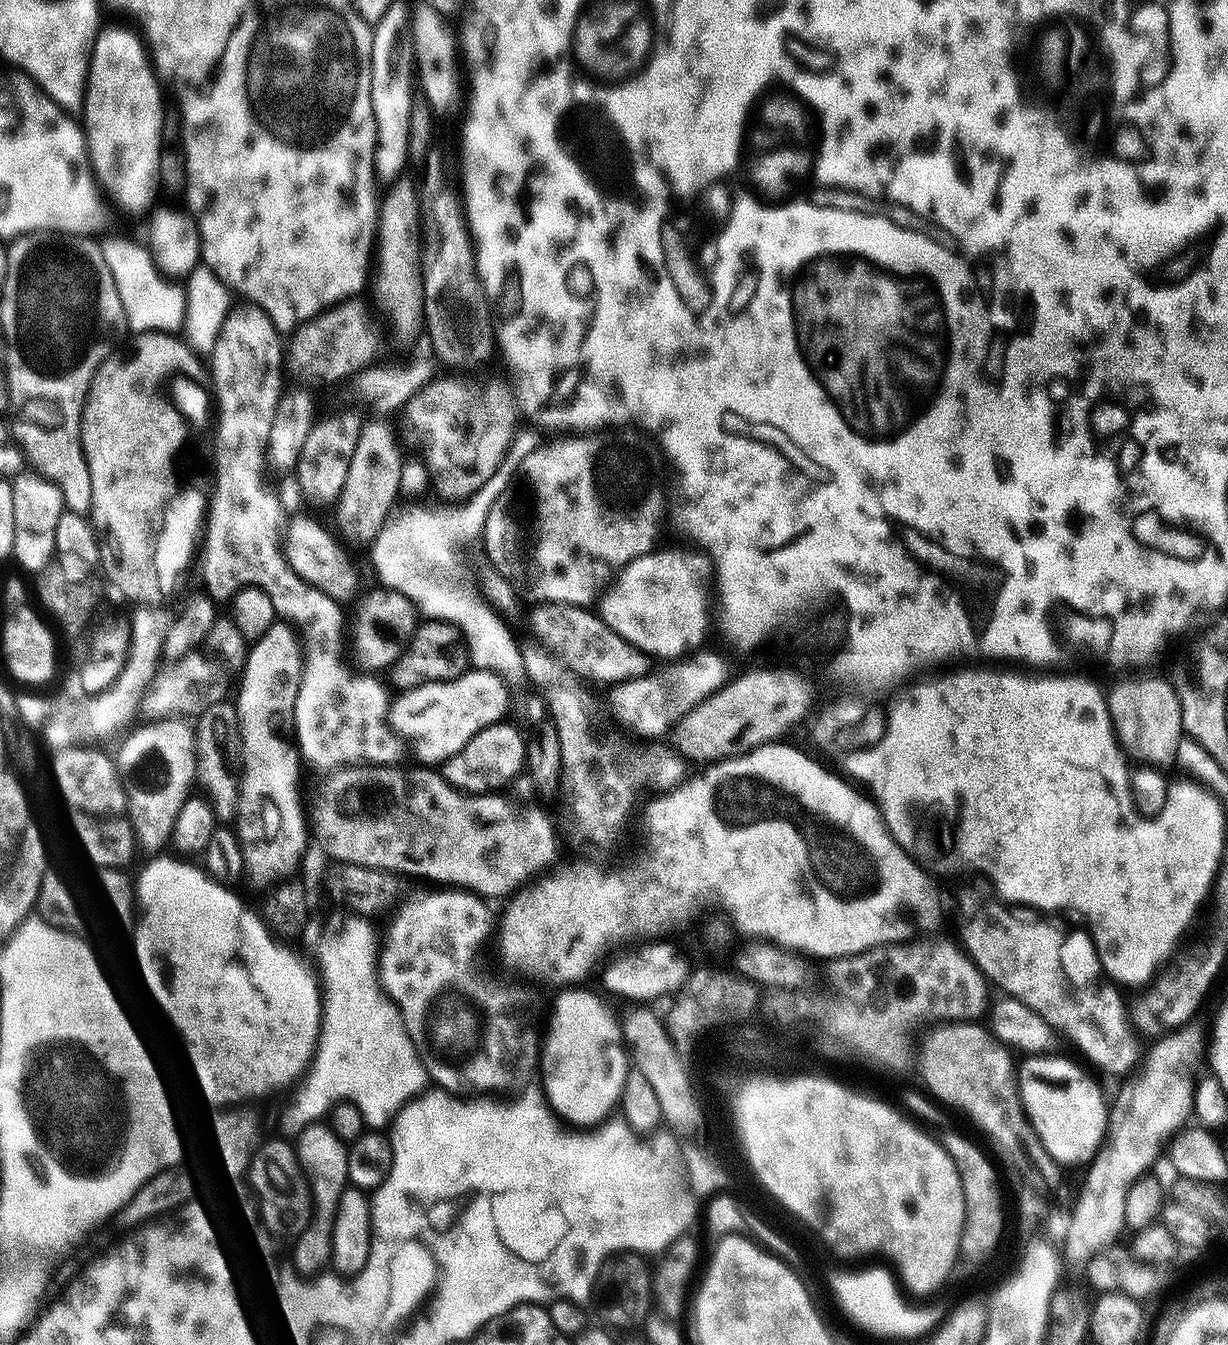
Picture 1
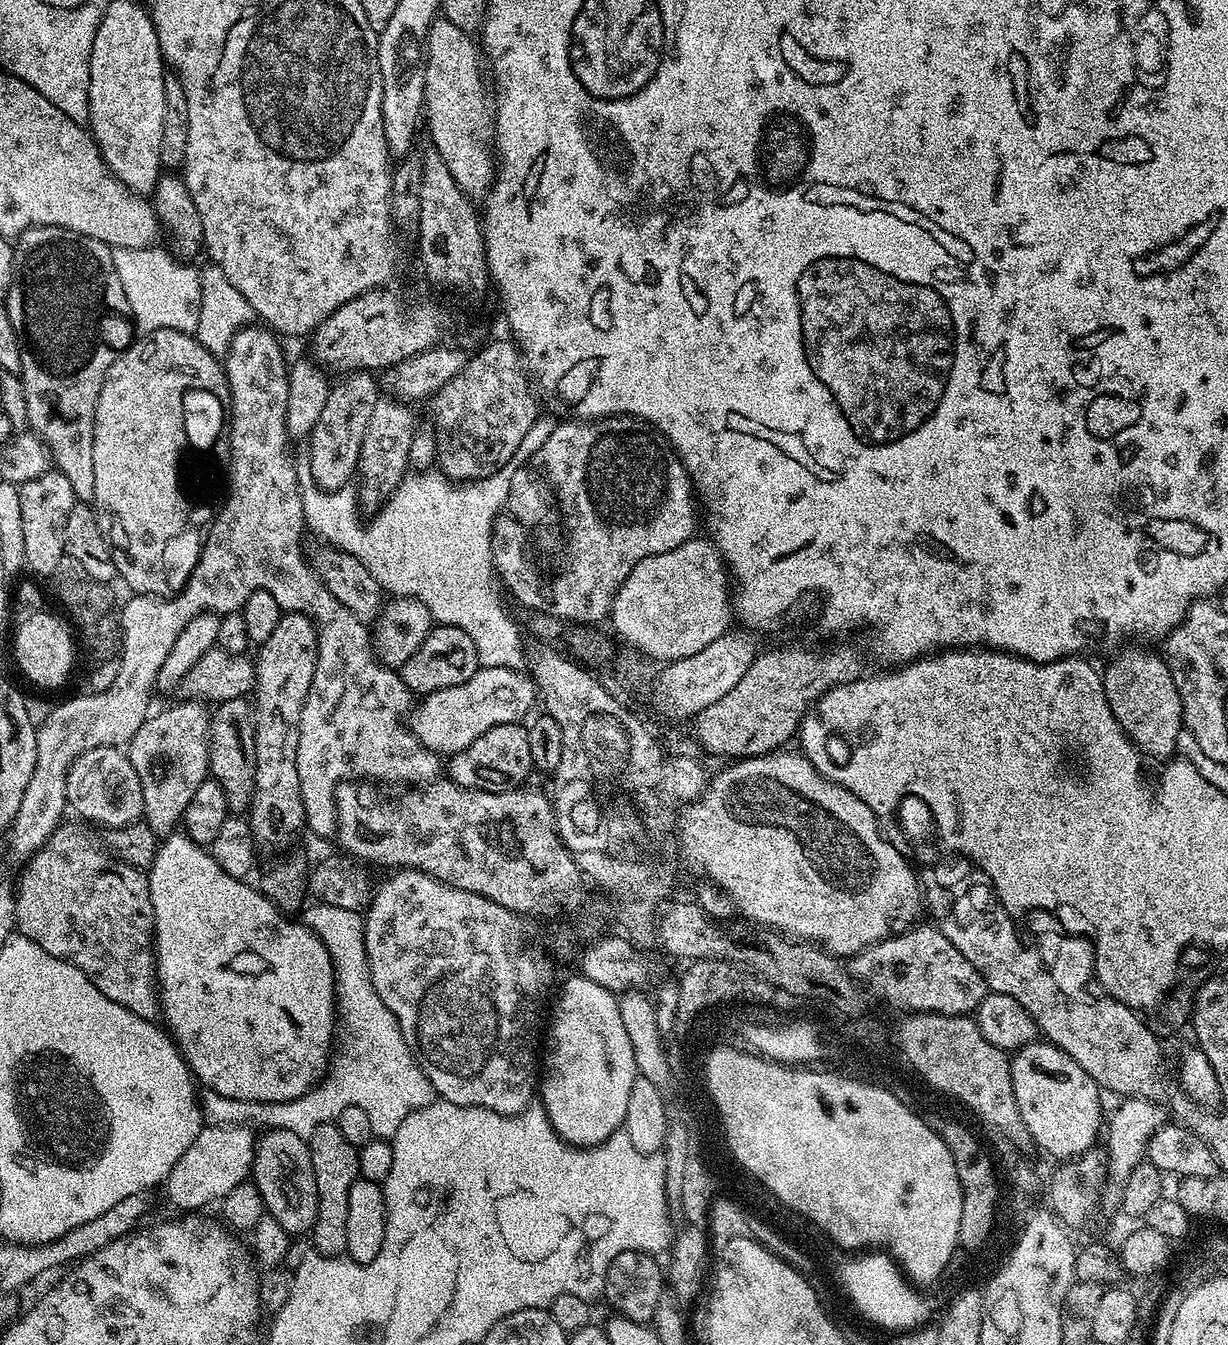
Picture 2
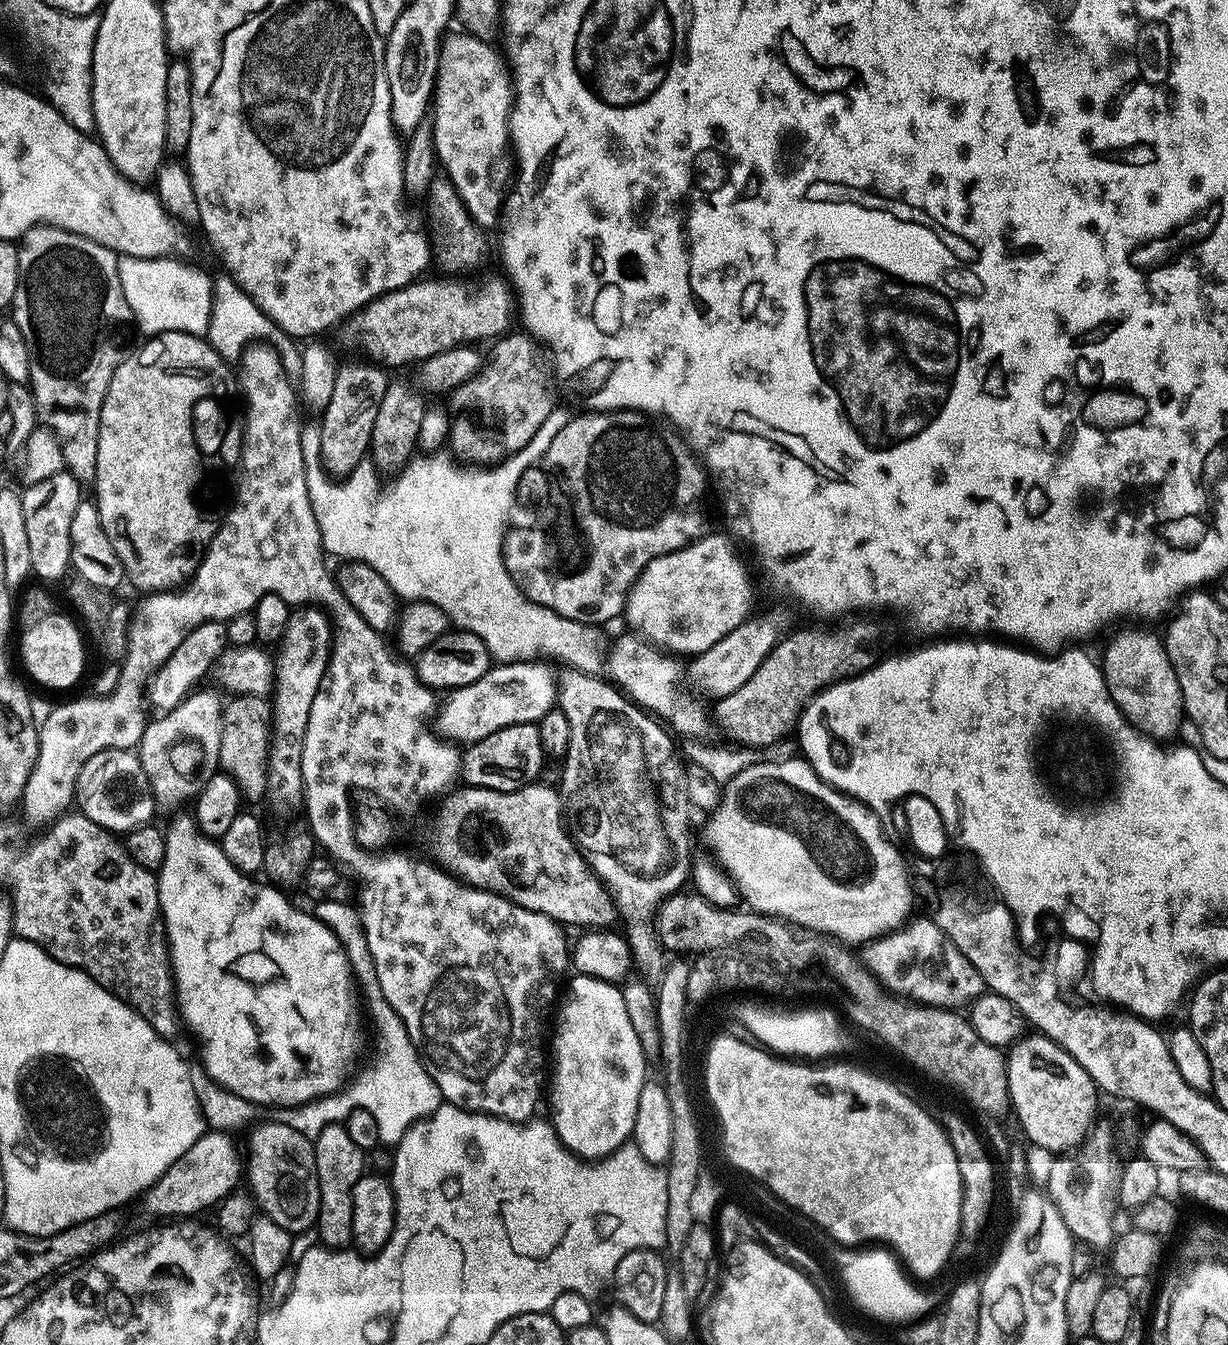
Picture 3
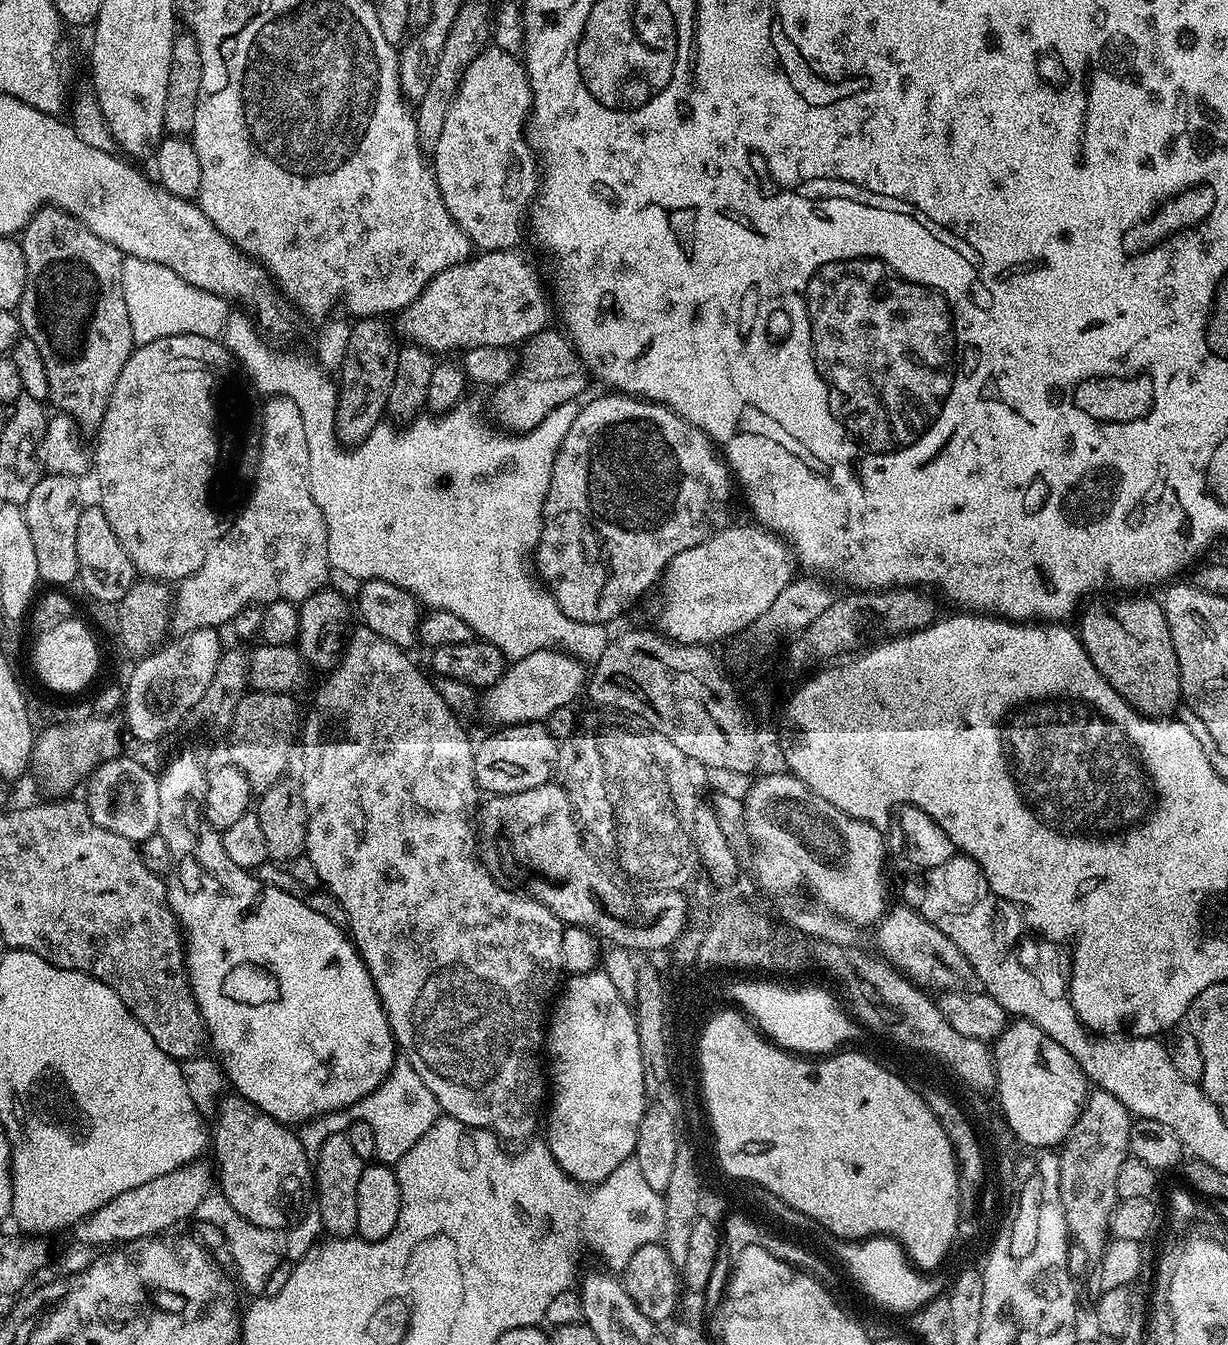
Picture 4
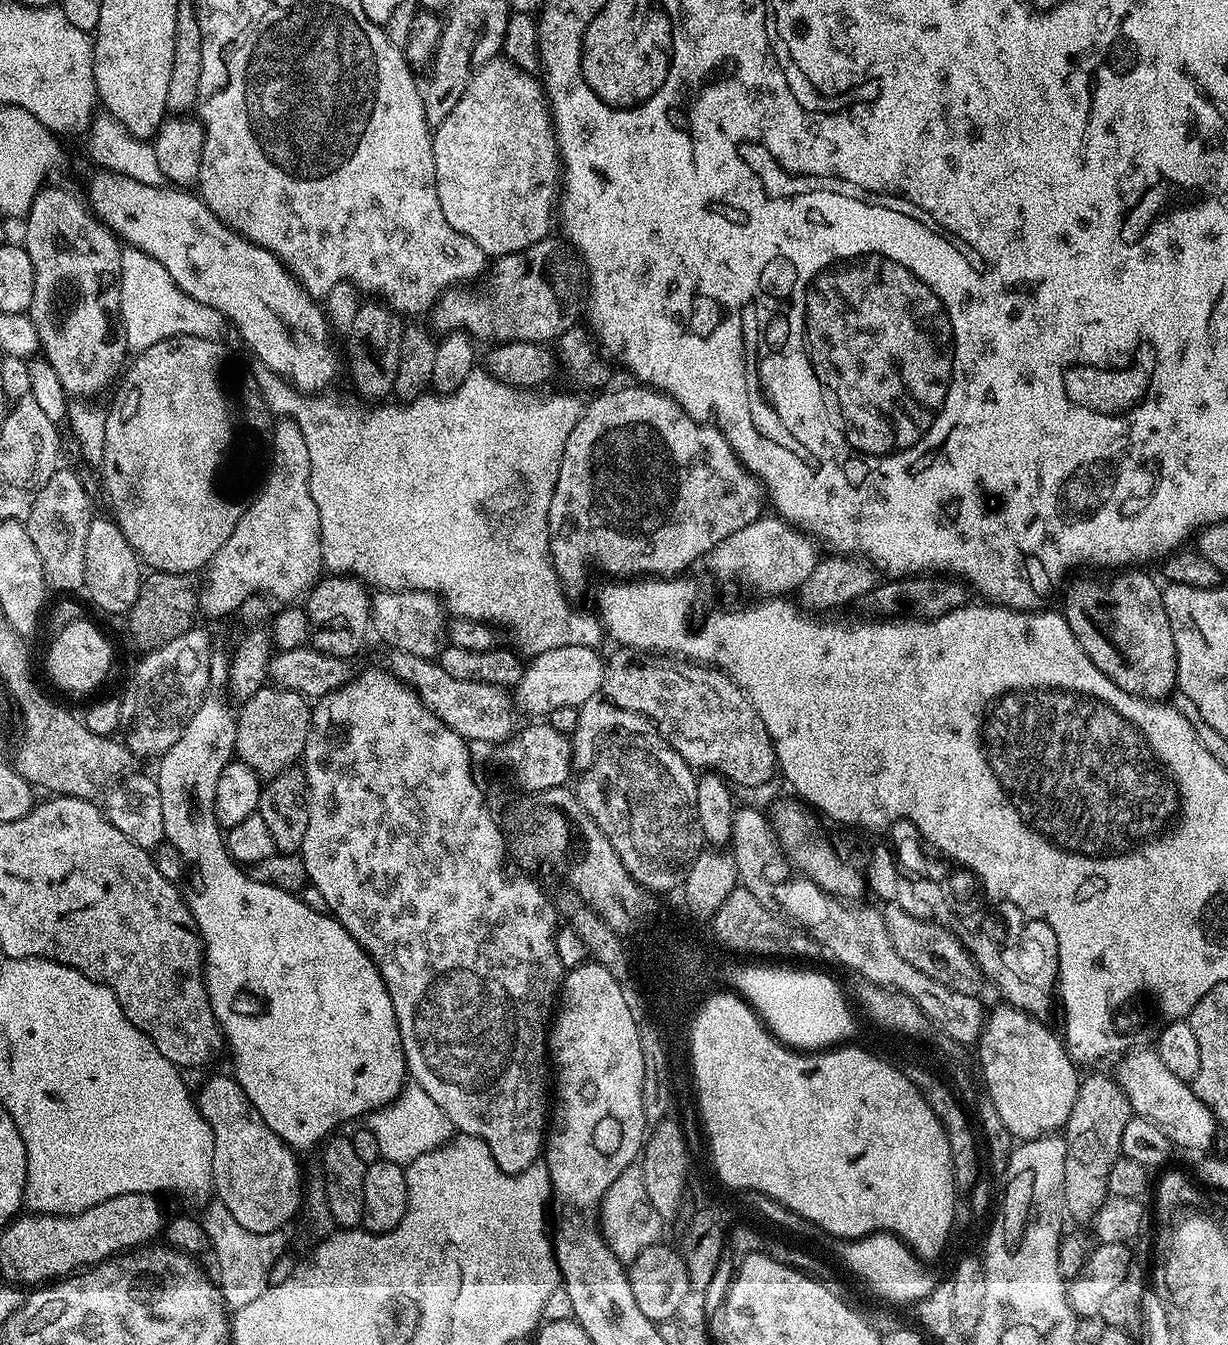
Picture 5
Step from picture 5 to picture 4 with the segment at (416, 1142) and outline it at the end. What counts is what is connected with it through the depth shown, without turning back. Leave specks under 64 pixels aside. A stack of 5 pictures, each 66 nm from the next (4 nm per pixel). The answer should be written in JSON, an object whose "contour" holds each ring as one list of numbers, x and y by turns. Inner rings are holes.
{"contour":[[400,1058,392,1065,388,1077,369,1096,343,1112,328,1112,325,1116,318,1116,299,1125,298,1135,302,1150,306,1150,309,1160,316,1162,328,1136,345,1131,353,1120,364,1120,374,1130,375,1159,381,1164,394,1166,404,1157,406,1150,410,1150,410,1146,414,1146,414,1142,418,1142,418,1138,422,1138,422,1134,426,1134,426,1130,434,1126,441,1115,440,1103,436,1101,434,1094,430,1094,430,1090,426,1090,426,1082,418,1078,418,1070,414,1070,408,1060]]}

